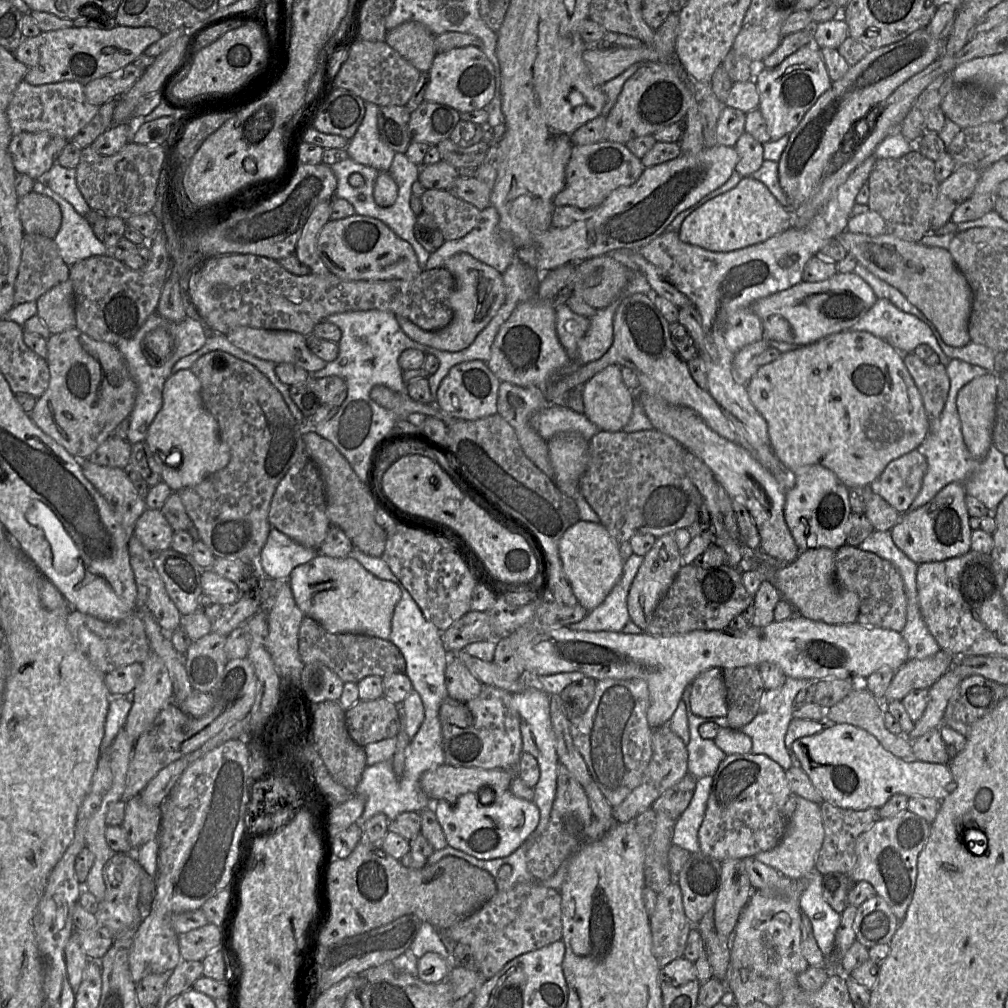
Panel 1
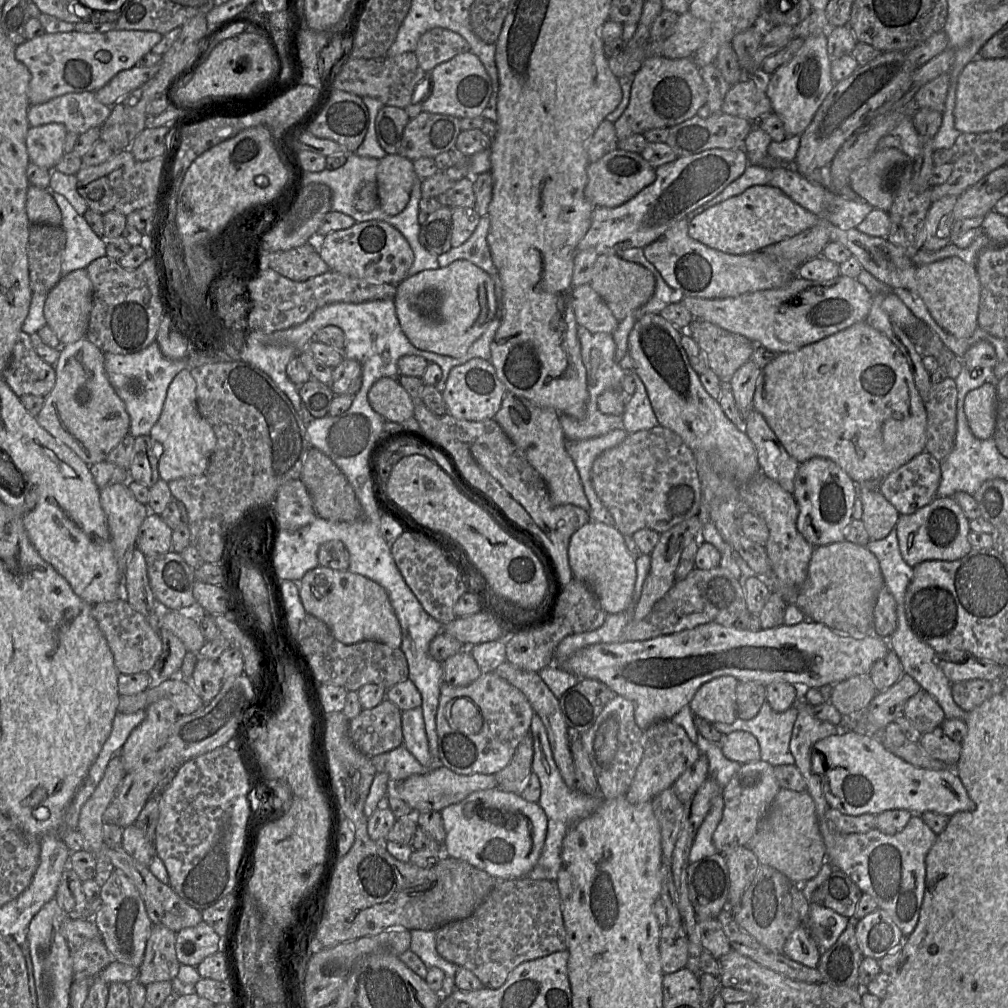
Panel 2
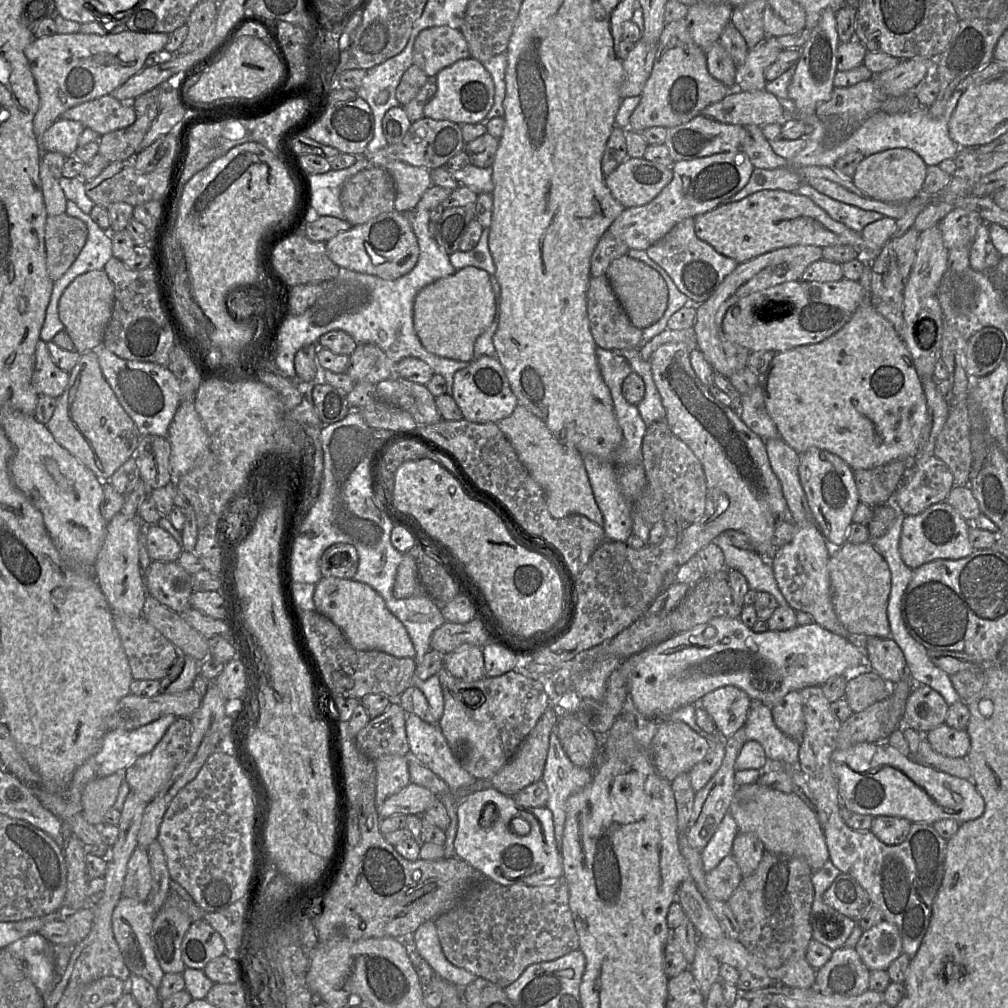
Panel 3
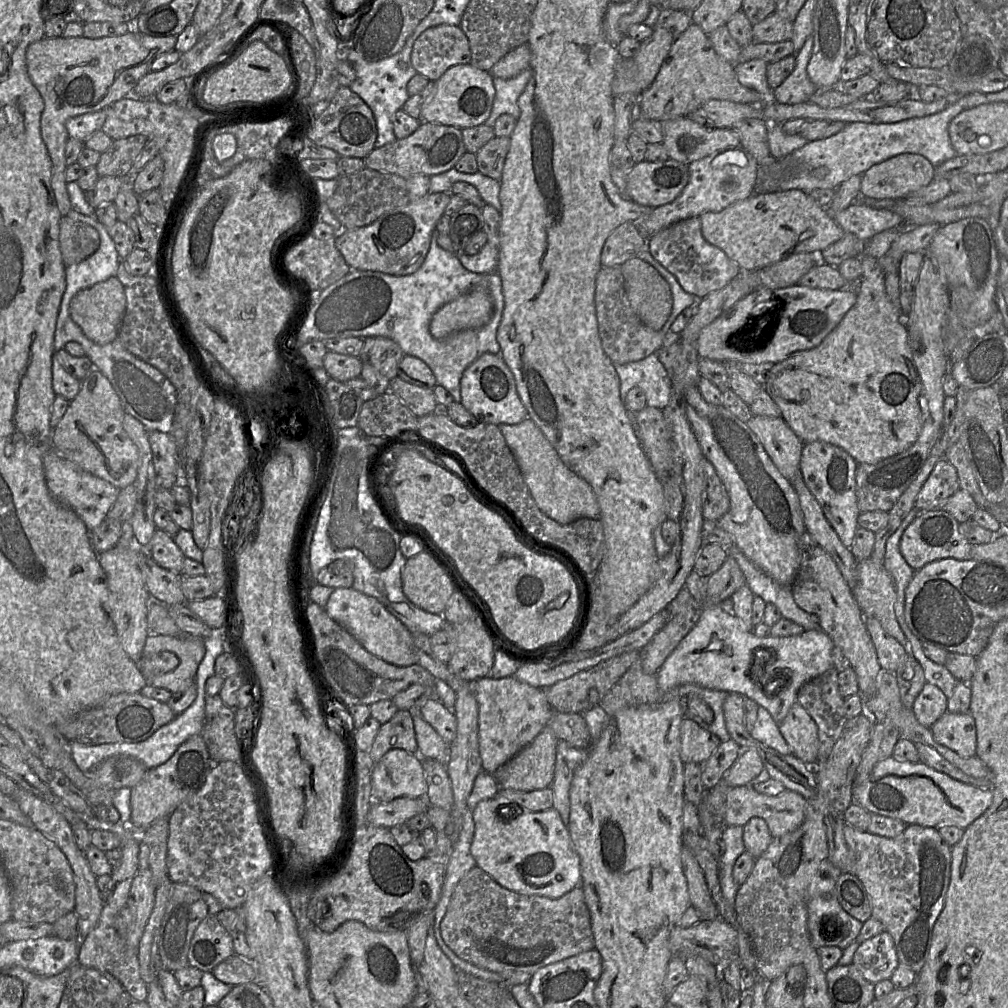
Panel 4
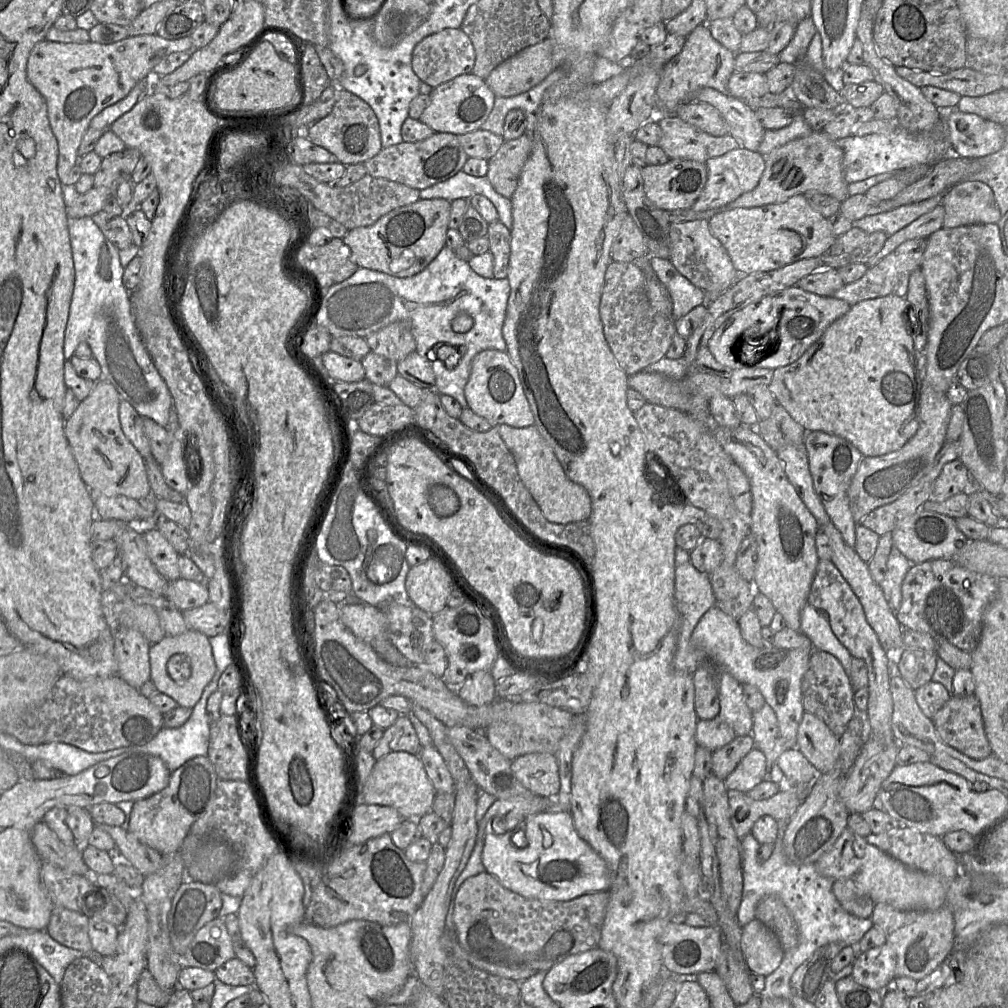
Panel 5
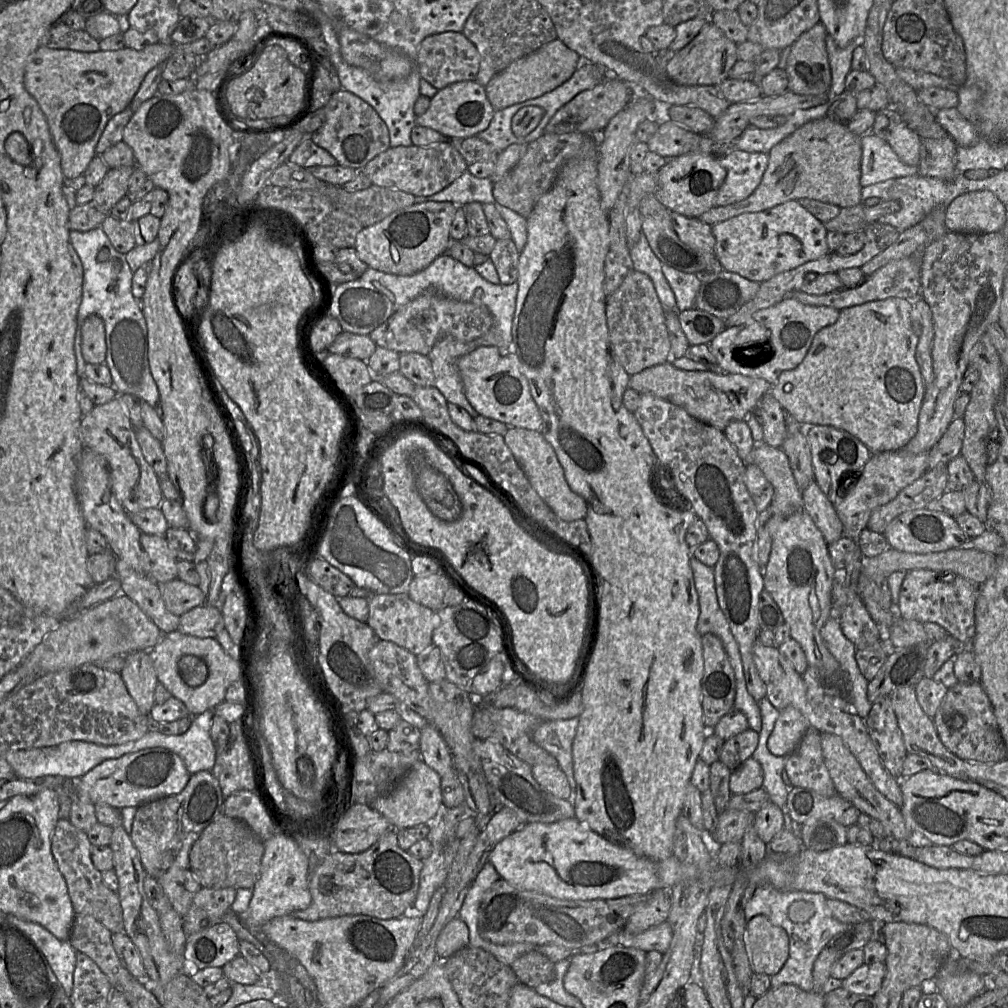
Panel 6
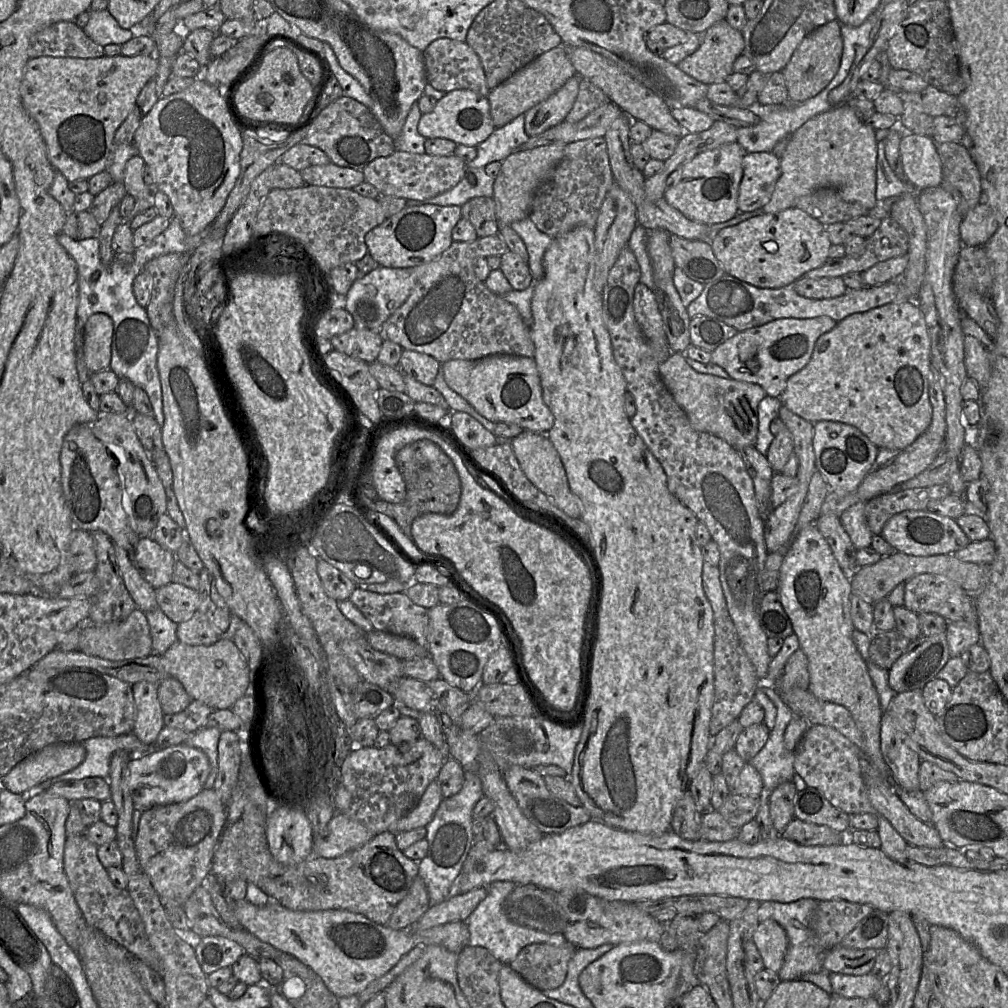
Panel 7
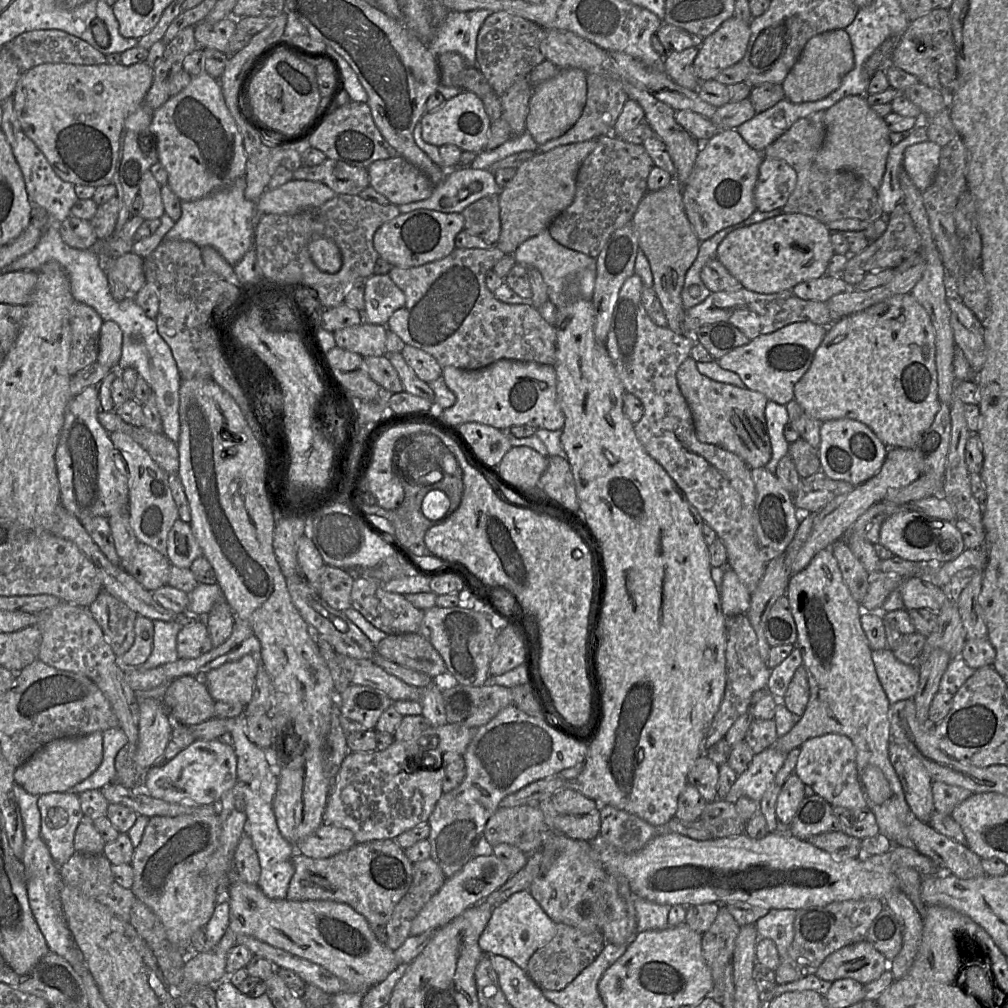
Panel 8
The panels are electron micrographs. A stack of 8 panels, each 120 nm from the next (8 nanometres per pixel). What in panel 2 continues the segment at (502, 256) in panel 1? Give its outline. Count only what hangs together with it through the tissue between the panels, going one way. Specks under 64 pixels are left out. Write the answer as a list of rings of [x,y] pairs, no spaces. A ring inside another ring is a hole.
[[[489,215],[480,217],[480,221],[470,238],[458,247],[452,247],[448,252],[438,255],[440,267],[446,267],[456,260],[468,260],[483,269],[489,275],[498,273],[492,261],[487,235],[490,228]]]

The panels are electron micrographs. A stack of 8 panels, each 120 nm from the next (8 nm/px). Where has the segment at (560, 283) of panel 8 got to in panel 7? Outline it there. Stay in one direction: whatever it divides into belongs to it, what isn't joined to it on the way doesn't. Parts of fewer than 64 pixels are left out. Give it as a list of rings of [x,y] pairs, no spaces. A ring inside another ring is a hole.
[[[529,218],[513,222],[510,227],[526,247],[529,256],[527,264],[534,281],[540,281],[544,276],[543,257],[553,238],[539,231]]]

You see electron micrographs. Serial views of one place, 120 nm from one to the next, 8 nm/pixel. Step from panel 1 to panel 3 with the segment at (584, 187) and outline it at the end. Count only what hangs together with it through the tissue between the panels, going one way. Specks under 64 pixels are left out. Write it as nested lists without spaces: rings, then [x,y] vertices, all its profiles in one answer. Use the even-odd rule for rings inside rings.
[[[629,157],[605,176],[605,184],[612,197],[628,209],[650,203],[672,179],[672,167]]]

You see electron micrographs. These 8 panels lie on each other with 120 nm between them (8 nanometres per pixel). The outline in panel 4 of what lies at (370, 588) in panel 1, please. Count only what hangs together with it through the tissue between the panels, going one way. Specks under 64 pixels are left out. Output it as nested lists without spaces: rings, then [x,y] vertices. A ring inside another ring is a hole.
[[[353,587],[335,588],[325,606],[329,616],[348,630],[370,653],[398,666],[417,663],[411,631],[376,598]]]

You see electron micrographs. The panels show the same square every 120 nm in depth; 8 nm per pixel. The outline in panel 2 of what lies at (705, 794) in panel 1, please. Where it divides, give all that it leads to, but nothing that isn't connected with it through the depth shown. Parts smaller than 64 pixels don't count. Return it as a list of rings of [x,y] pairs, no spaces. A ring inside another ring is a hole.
[[[722,795],[716,797],[710,811],[698,829],[689,853],[689,862],[696,862],[704,857],[714,855],[717,849],[713,844],[713,833],[723,815],[724,801]]]

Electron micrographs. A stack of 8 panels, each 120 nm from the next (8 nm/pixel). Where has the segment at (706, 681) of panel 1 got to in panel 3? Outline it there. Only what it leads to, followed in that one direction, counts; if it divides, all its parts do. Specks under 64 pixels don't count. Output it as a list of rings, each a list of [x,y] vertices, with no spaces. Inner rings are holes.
[[[723,686],[705,694],[699,706],[712,718],[714,725],[726,737],[744,726],[751,699],[740,688]]]

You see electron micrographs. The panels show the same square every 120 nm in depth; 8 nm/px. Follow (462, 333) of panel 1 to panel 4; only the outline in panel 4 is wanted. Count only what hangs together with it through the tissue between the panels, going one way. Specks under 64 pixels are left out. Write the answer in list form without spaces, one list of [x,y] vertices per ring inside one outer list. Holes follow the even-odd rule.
[[[475,287],[446,303],[432,316],[429,331],[436,339],[463,330],[480,328],[493,314],[492,298],[486,288]]]

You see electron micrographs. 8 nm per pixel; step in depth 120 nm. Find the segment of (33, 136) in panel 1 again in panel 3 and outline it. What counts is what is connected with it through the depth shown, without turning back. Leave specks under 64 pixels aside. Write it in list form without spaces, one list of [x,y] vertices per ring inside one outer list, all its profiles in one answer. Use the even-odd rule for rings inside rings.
[[[60,118],[39,139],[41,151],[58,152],[65,157],[73,155],[85,128],[79,121]]]

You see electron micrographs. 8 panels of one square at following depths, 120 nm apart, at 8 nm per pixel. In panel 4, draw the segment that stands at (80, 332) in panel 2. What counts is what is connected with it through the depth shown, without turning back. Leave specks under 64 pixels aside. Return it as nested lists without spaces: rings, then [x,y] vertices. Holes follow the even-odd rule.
[[[116,276],[78,291],[71,299],[69,313],[87,338],[98,345],[106,345],[118,337],[126,311],[124,287]]]

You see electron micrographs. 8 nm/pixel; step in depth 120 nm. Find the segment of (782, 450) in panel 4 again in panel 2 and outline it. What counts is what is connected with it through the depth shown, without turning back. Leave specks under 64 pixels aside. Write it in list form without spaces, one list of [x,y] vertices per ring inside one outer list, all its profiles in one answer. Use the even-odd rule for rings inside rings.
[[[748,360],[727,382],[743,417],[754,409],[753,395],[760,374],[761,369],[752,360]]]

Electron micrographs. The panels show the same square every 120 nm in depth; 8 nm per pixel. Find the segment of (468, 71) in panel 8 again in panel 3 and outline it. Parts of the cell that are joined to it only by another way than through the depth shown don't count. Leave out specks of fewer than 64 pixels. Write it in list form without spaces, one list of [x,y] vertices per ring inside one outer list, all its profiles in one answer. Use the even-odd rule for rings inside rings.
[[[435,26],[422,30],[413,45],[413,62],[428,77],[445,67],[469,57],[467,42],[460,29]]]

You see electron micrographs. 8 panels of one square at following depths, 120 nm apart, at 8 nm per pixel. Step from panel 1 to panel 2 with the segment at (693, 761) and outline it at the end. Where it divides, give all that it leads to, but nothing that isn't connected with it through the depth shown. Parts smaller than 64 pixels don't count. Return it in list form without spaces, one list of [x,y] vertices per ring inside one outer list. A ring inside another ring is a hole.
[[[698,735],[696,745],[700,753],[708,758],[708,777],[714,779],[721,787],[724,787],[742,764],[727,759],[723,755],[719,744],[707,740],[702,735]]]

